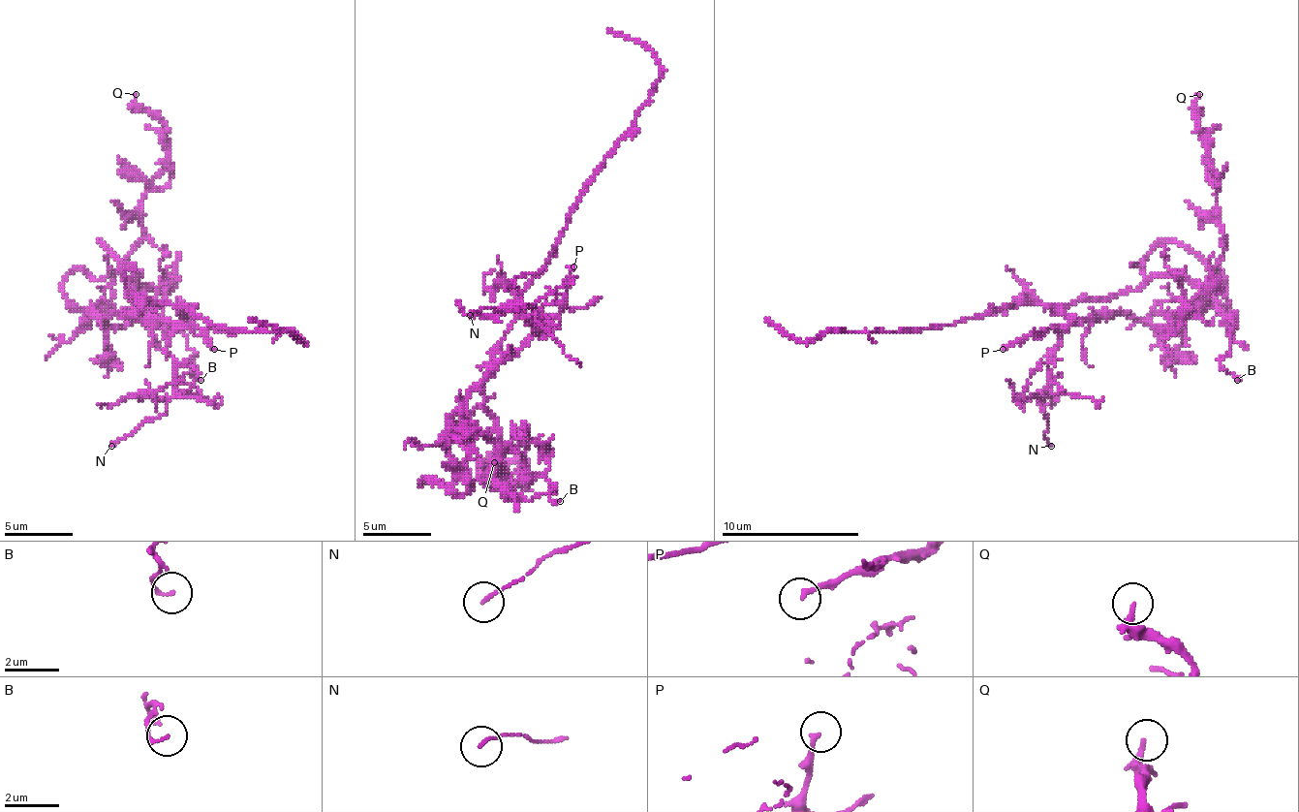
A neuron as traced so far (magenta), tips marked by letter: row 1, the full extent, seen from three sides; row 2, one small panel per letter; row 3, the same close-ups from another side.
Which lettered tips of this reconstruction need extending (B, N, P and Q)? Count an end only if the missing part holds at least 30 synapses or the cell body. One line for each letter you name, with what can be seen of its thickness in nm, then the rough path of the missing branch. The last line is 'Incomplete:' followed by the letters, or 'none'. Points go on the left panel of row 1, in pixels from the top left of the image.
Incomplete: none

